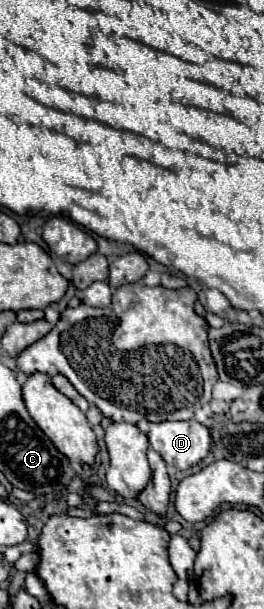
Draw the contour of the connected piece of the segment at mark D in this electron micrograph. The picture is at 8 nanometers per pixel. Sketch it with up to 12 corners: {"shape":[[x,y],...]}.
{"shape":[[195,419],[151,423],[151,447],[177,469],[211,449]]}

